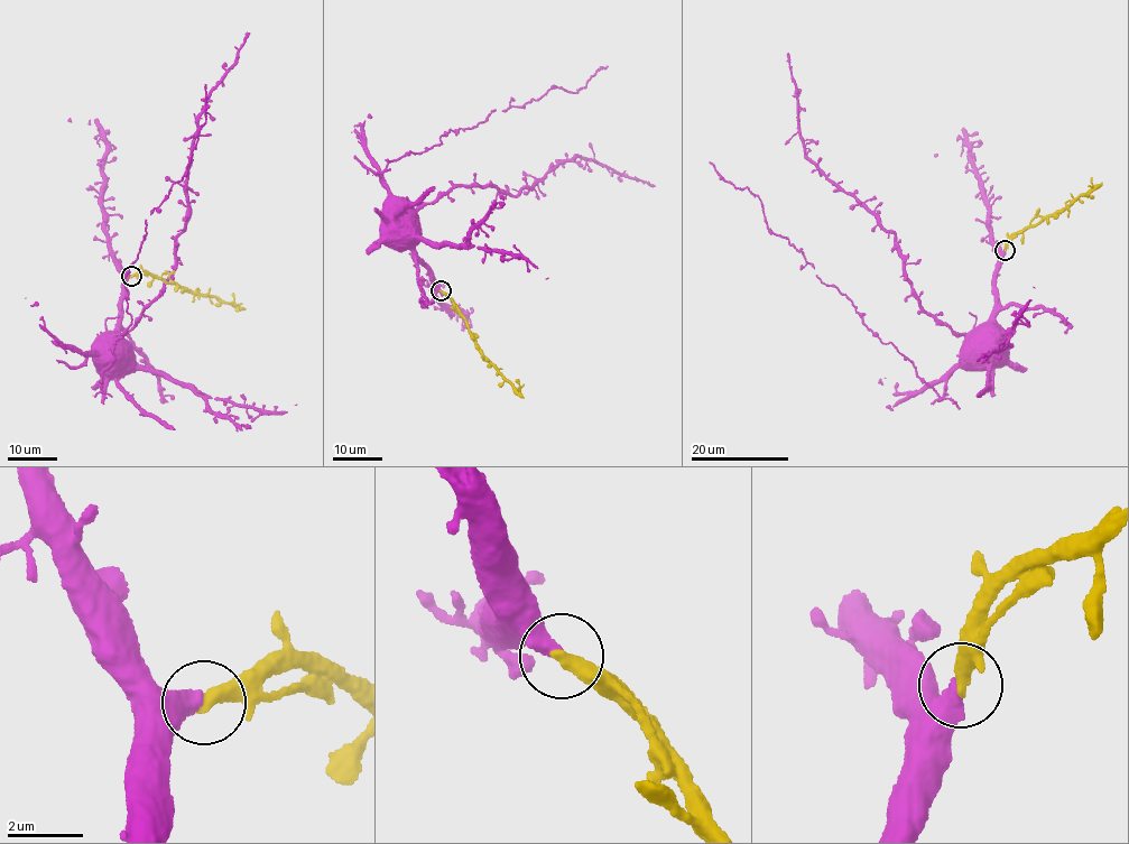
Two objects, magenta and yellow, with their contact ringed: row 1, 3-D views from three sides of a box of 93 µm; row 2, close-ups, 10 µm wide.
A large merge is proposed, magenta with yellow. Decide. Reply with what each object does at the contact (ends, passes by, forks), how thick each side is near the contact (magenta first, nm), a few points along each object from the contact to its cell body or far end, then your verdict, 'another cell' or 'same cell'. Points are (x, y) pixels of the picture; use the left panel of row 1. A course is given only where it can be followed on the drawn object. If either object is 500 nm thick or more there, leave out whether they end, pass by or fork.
magenta ends; yellow ends; calibres 460 and 400 nm; course magenta (130, 276), (121, 303), (120, 348), (117, 346); course yellow (131, 276), (142, 271), (185, 291), (240, 307), (236, 311); same cell

